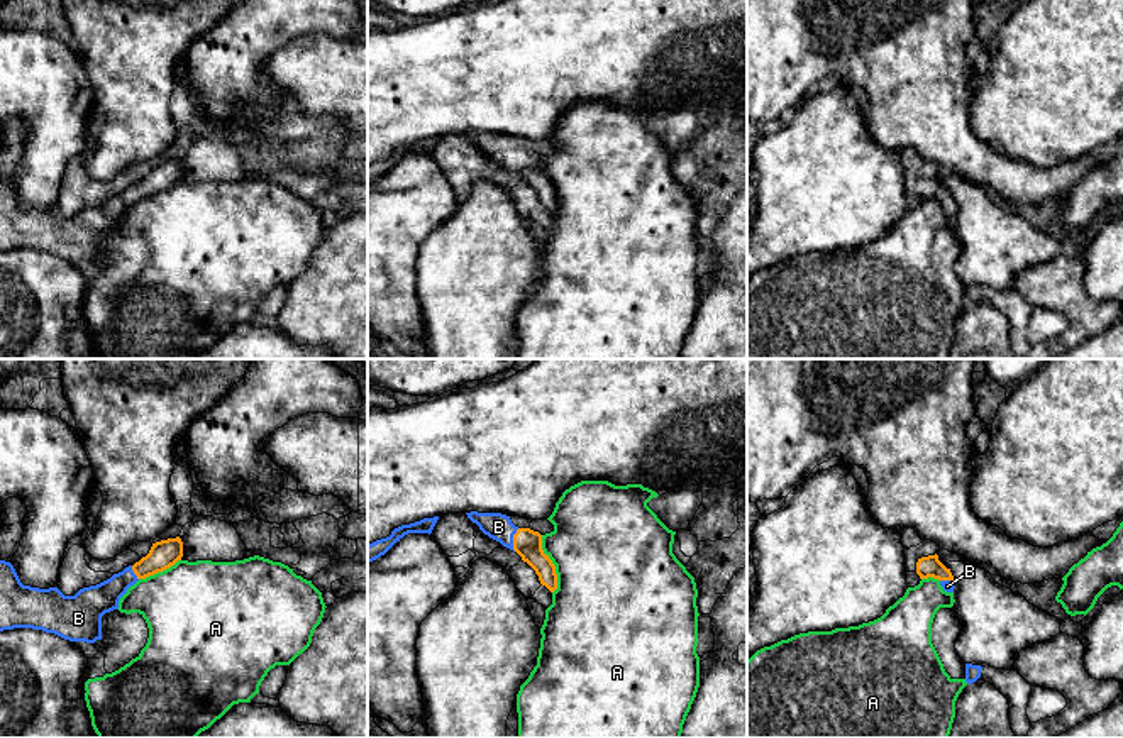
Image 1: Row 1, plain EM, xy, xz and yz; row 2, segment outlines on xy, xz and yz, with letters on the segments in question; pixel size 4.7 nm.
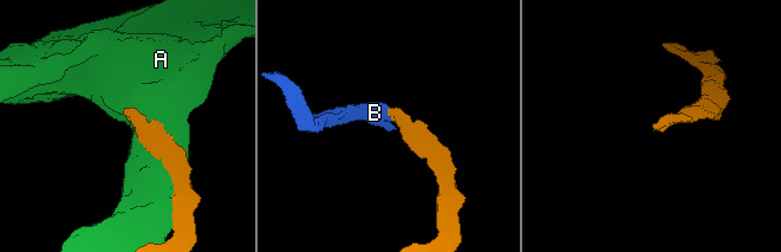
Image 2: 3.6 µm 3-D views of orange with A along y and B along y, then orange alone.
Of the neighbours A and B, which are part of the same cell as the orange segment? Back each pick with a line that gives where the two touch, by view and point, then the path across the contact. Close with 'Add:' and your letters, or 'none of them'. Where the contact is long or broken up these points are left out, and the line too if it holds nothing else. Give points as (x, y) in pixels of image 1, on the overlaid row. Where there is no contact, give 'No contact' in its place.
B: Touches orange at xz (514, 540). Path across: xz (527, 544), (514, 540), (498, 527)
Add: B

